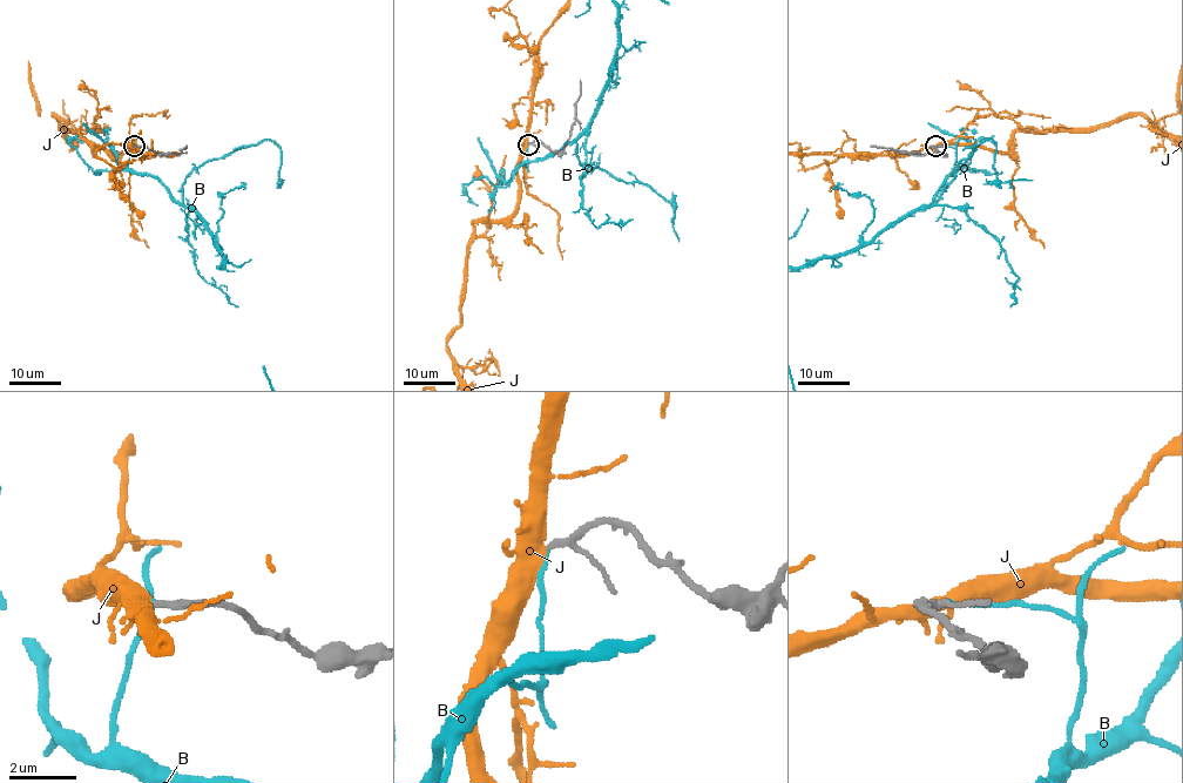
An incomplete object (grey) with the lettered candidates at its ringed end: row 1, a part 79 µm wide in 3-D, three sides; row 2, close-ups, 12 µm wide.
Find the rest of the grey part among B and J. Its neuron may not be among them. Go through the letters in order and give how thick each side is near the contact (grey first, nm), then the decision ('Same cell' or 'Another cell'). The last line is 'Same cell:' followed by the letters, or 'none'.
B: Thickness 150 nm (grey) against 100 nm. Another cell
J: Thickness 150 nm (grey) against 400 nm. Same cell
Same cell: J

